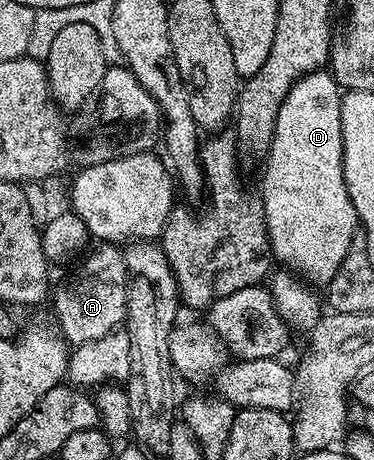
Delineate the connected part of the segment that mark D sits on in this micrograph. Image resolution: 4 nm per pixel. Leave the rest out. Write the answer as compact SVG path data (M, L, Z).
M317 70L309 76L303 76L296 85L286 94L286 102L282 102L282 110L278 110L278 122L274 126L274 138L272 145L268 147L264 164L264 181L258 188L259 195L264 202L265 224L268 227L269 246L271 248L271 259L277 265L291 270L297 276L308 281L313 286L327 286L338 274L338 266L342 266L342 258L346 258L346 250L350 250L352 240L358 234L358 221L354 202L350 202L350 194L346 190L346 178L344 177L344 159L342 158L342 110L340 109L340 97L342 89L332 77L331 71Z

